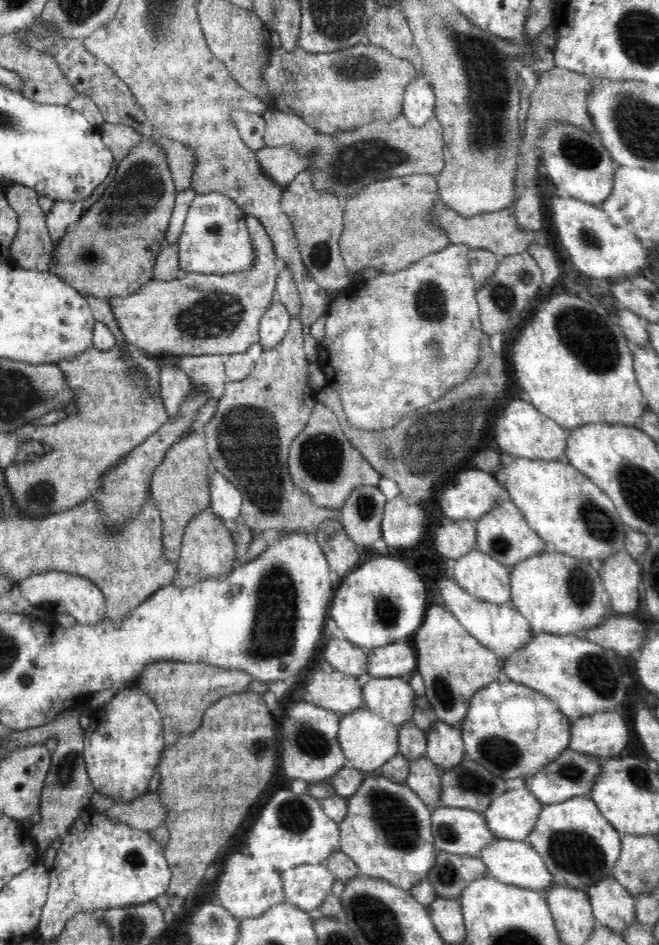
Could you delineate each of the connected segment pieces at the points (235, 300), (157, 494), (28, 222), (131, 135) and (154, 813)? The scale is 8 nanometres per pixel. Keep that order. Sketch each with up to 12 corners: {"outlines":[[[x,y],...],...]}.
{"outlines":[[[247,215],[252,268],[183,273],[108,298],[149,357],[258,343],[280,264]],[[205,437],[176,441],[150,480],[164,557],[211,508]],[[15,183],[5,197],[17,213],[9,255],[48,271],[54,245],[34,189]],[[104,122],[106,147],[120,164],[143,140],[134,128]],[[158,793],[115,804],[108,818],[140,831],[168,820]]]}

